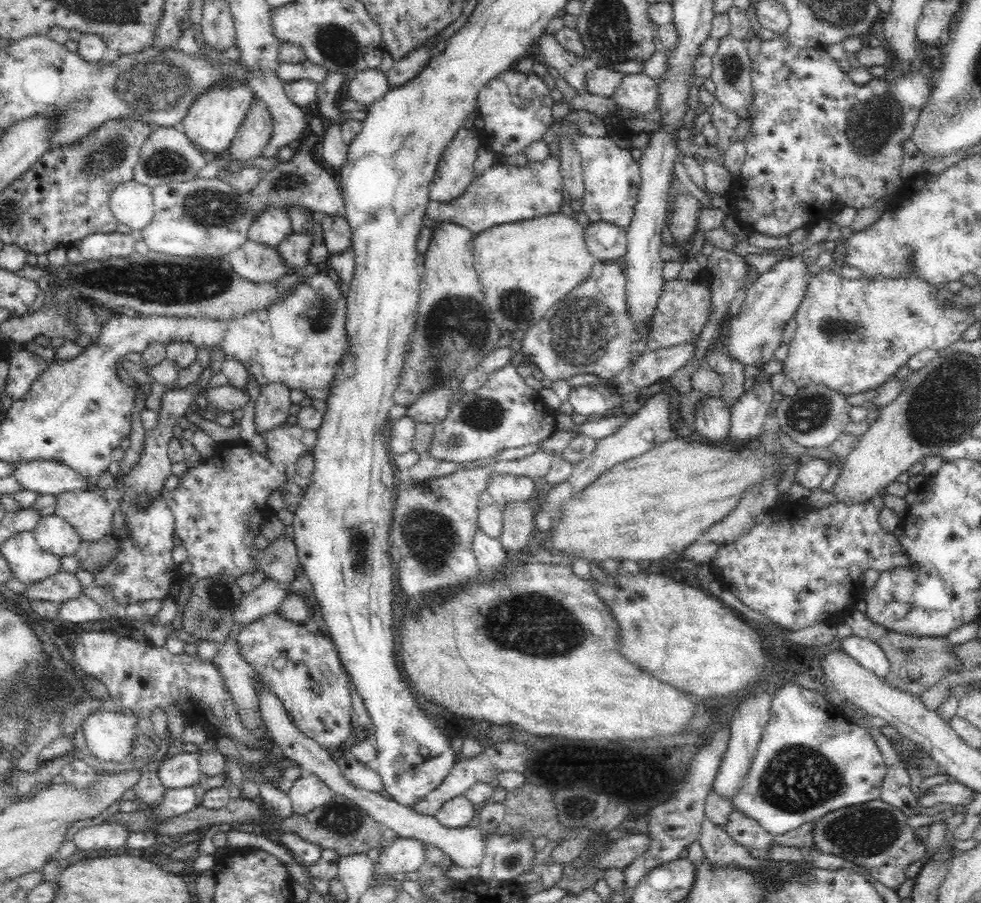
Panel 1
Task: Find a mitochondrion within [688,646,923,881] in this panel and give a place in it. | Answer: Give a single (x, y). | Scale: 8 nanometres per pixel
(798, 778)

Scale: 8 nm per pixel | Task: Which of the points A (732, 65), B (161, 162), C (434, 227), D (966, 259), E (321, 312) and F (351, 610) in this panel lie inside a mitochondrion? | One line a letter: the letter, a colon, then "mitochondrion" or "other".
A: mitochondrion
B: mitochondrion
C: other
D: other
E: mitochondrion
F: other

